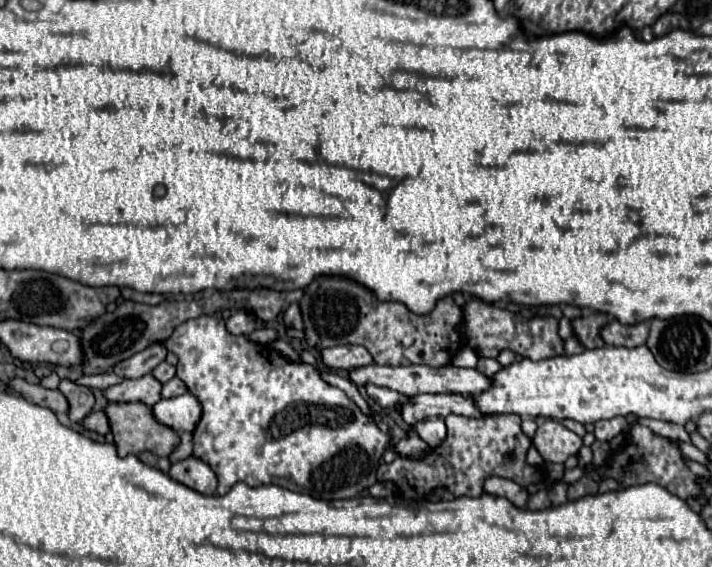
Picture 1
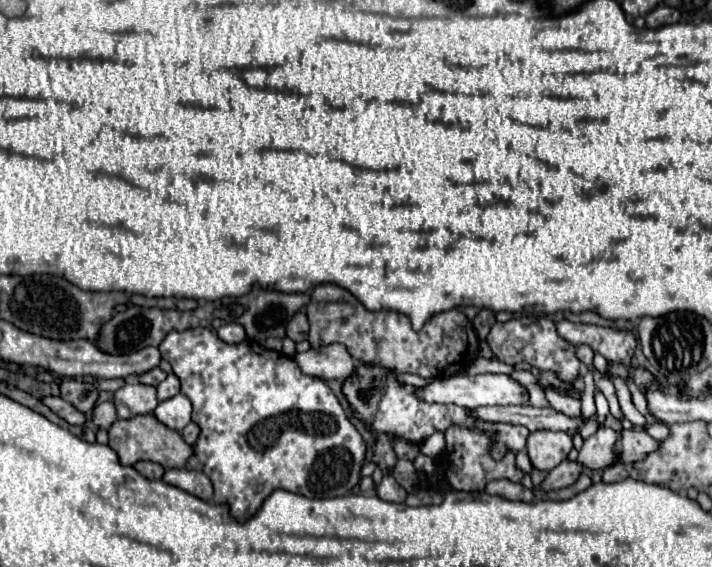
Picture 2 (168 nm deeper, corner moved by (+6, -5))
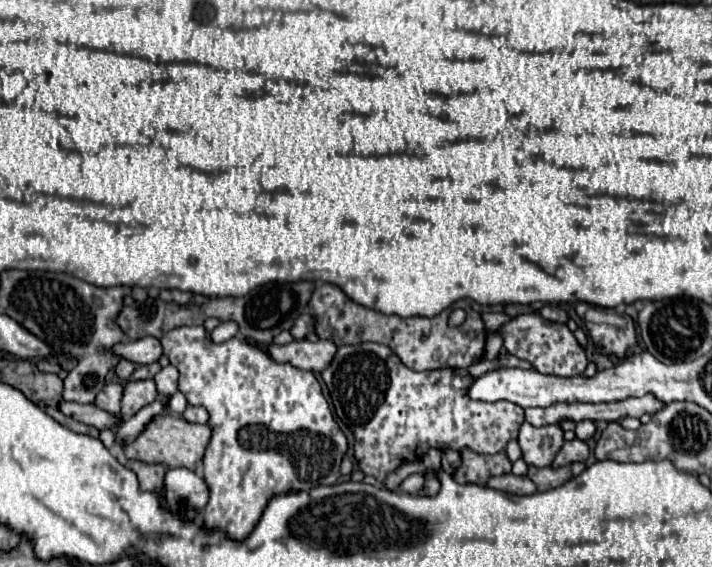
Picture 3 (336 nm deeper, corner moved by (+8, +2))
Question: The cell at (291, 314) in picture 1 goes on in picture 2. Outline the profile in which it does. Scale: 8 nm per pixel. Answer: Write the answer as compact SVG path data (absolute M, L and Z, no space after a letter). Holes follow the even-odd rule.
M298 312L298 314L292 318L292 322L290 322L288 328L286 328L286 334L288 334L288 338L294 340L294 342L306 340L306 336L308 336L308 320L306 320L304 312Z

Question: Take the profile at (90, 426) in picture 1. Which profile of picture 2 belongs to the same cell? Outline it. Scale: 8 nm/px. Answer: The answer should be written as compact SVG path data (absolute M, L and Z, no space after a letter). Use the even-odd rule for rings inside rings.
M102 402L102 404L96 404L94 410L92 410L92 422L100 428L110 428L116 420L116 406L114 402Z

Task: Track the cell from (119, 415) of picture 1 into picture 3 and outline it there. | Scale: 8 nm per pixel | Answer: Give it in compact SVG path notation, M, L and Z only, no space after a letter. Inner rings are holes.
M166 409L160 415L156 415L132 443L124 445L124 455L128 459L138 459L144 463L162 463L170 469L172 467L194 469L196 463L202 459L208 441L210 441L208 425L188 423L184 421L182 415Z

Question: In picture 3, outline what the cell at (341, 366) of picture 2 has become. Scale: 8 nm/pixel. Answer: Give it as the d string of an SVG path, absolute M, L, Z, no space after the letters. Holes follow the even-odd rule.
M292 341L288 345L270 345L268 353L274 361L292 363L298 369L322 373L334 359L338 347L332 341Z

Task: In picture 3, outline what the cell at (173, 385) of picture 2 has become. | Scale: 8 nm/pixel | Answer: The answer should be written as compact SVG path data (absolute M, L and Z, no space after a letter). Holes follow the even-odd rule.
M174 365L164 367L156 377L156 389L160 397L170 397L170 393L178 391L178 369Z

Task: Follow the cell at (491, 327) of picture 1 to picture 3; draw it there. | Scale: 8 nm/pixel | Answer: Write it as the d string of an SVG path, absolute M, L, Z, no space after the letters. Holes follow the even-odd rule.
M524 313L518 315L514 319L510 319L508 323L504 323L498 331L504 339L504 349L510 355L516 355L518 359L530 361L536 371L544 373L544 375L556 375L556 377L576 377L582 375L588 359L584 349L578 345L576 337L572 335L572 331L566 325L558 325L552 323L548 319L544 319L538 313Z

